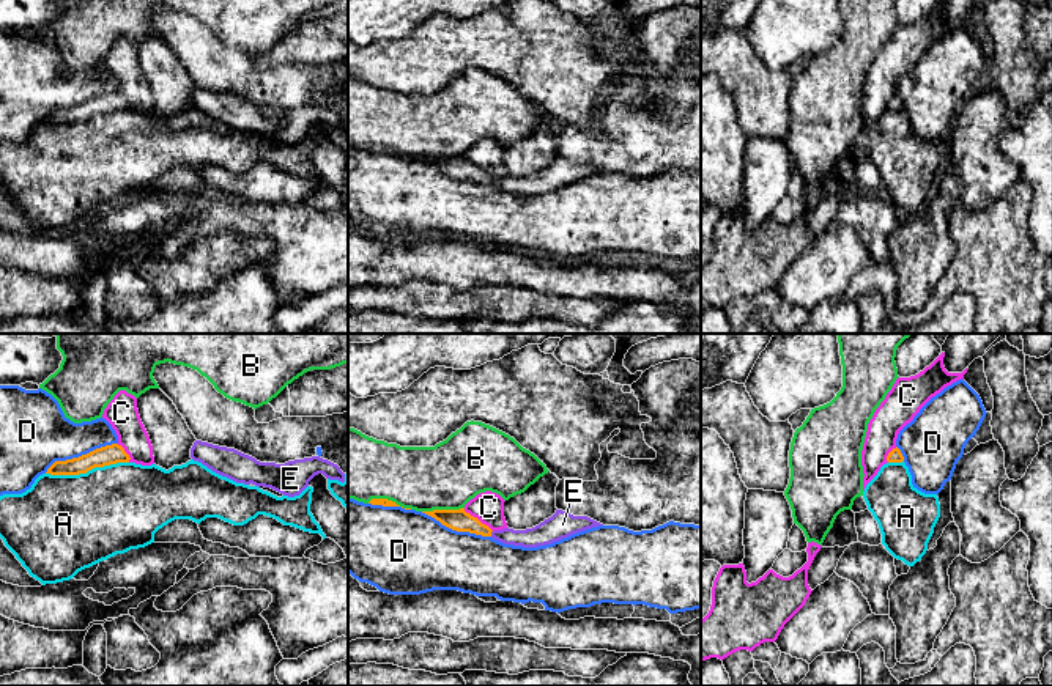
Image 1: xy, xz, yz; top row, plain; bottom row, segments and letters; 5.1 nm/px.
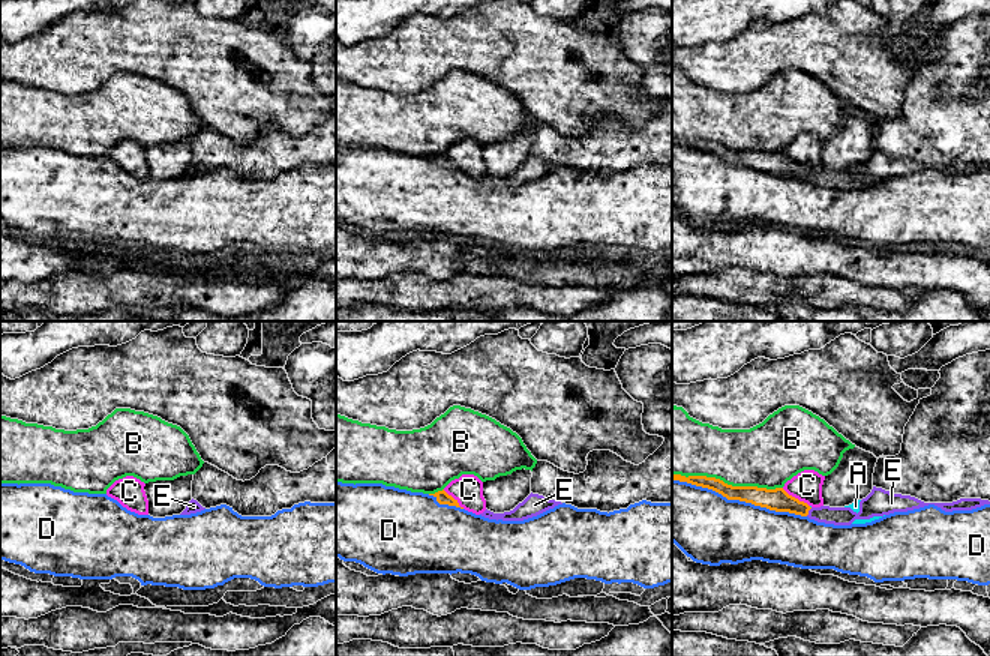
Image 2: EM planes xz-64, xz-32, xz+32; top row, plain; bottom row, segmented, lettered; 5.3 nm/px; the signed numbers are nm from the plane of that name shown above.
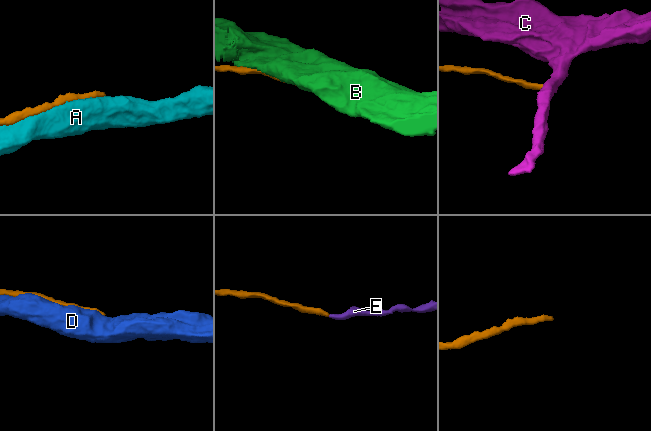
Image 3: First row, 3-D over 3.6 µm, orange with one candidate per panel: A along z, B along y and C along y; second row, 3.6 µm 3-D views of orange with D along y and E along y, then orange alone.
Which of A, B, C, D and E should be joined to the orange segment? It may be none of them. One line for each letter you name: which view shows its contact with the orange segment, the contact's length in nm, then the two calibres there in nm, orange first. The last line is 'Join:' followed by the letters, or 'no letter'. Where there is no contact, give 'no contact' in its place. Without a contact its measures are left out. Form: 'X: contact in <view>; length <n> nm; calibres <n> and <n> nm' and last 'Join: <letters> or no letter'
E: contact in xz; length 40 nm; calibres 110 and 110 nm
Join: E

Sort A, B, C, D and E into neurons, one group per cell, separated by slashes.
A D / B / C / E

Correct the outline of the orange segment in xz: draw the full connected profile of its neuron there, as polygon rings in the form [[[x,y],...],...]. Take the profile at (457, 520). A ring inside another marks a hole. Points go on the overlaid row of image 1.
[[[465,508],[433,510],[433,511],[422,511],[422,513],[435,518],[443,526],[452,530],[491,537],[504,544],[513,544],[523,548],[537,548],[537,546],[551,544],[573,533],[603,526],[587,516],[573,516],[562,510],[556,510],[556,513],[551,518],[526,530],[513,530],[509,527],[502,530],[491,530],[488,526],[482,524],[477,518],[466,513]]]

